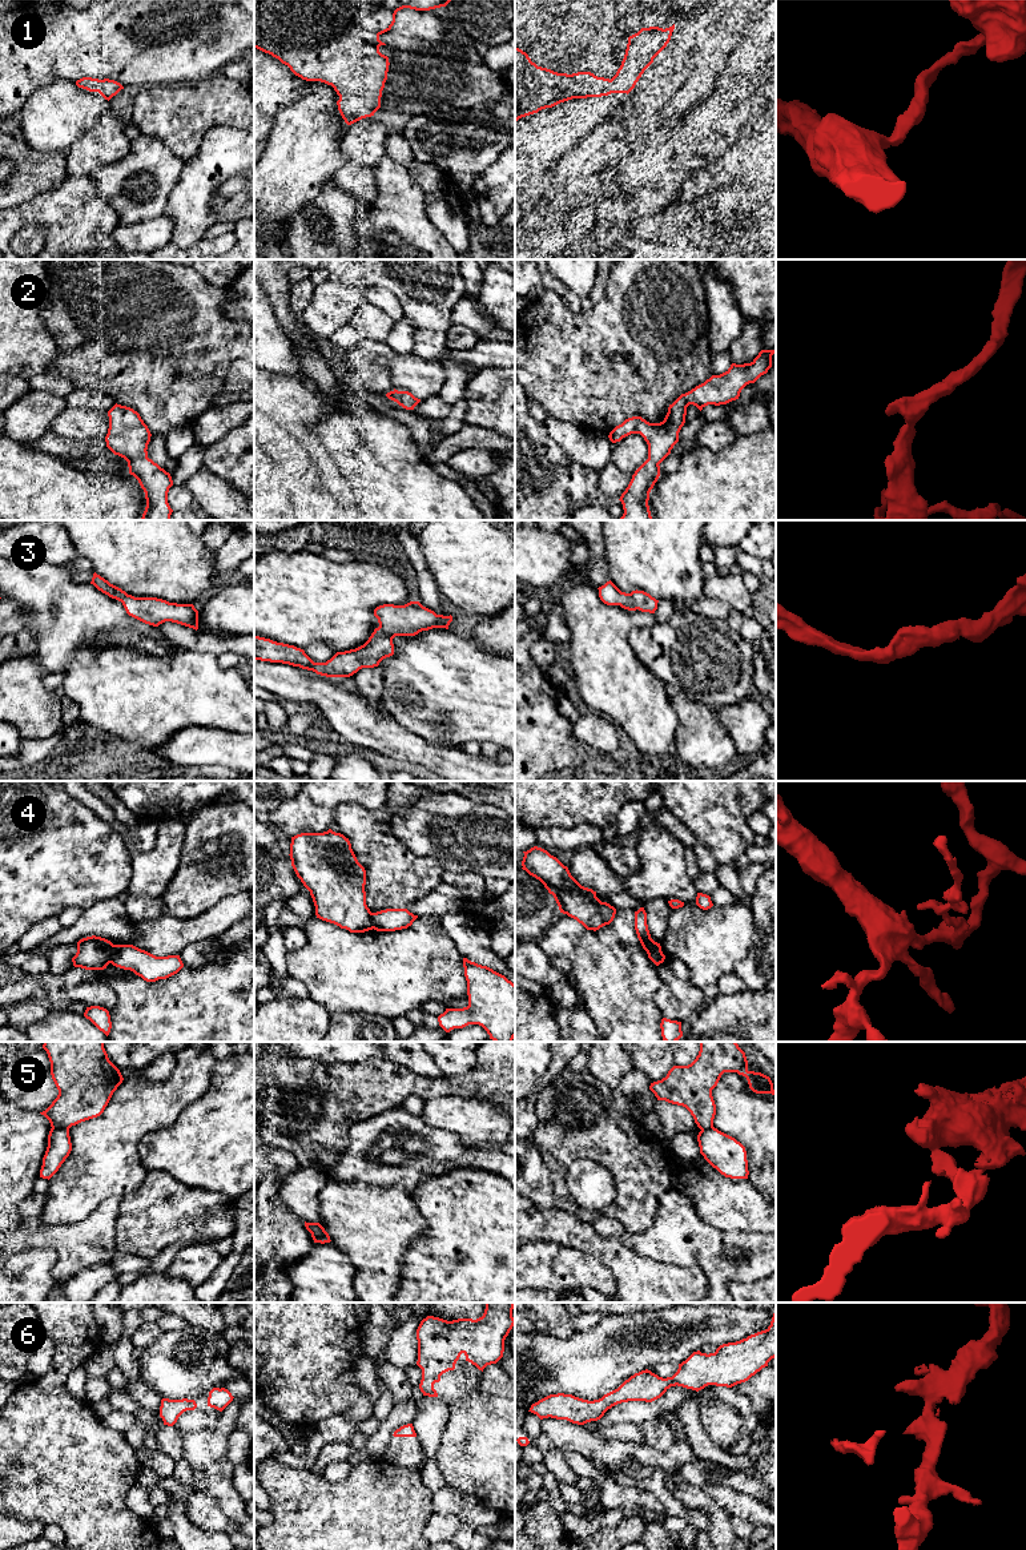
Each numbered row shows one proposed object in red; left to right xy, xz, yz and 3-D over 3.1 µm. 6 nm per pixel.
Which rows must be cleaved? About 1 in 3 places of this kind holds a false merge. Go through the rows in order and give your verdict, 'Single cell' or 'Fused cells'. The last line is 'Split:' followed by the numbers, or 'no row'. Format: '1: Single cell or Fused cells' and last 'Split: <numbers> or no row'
1: Single cell
2: Single cell
3: Single cell
4: Fused cells
5: Fused cells
6: Single cell
Split: 4, 5

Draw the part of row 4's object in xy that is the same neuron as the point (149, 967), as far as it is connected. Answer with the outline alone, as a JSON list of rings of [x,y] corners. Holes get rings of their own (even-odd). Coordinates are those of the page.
[[[114,945],[110,963],[133,971],[146,982],[166,979],[184,967],[180,955],[156,957],[133,945]]]

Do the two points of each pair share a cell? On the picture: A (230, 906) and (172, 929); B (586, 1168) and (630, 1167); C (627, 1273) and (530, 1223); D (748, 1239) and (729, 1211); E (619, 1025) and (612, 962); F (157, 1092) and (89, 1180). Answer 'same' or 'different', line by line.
A: same
B: different
C: same
D: different
E: same
F: same

